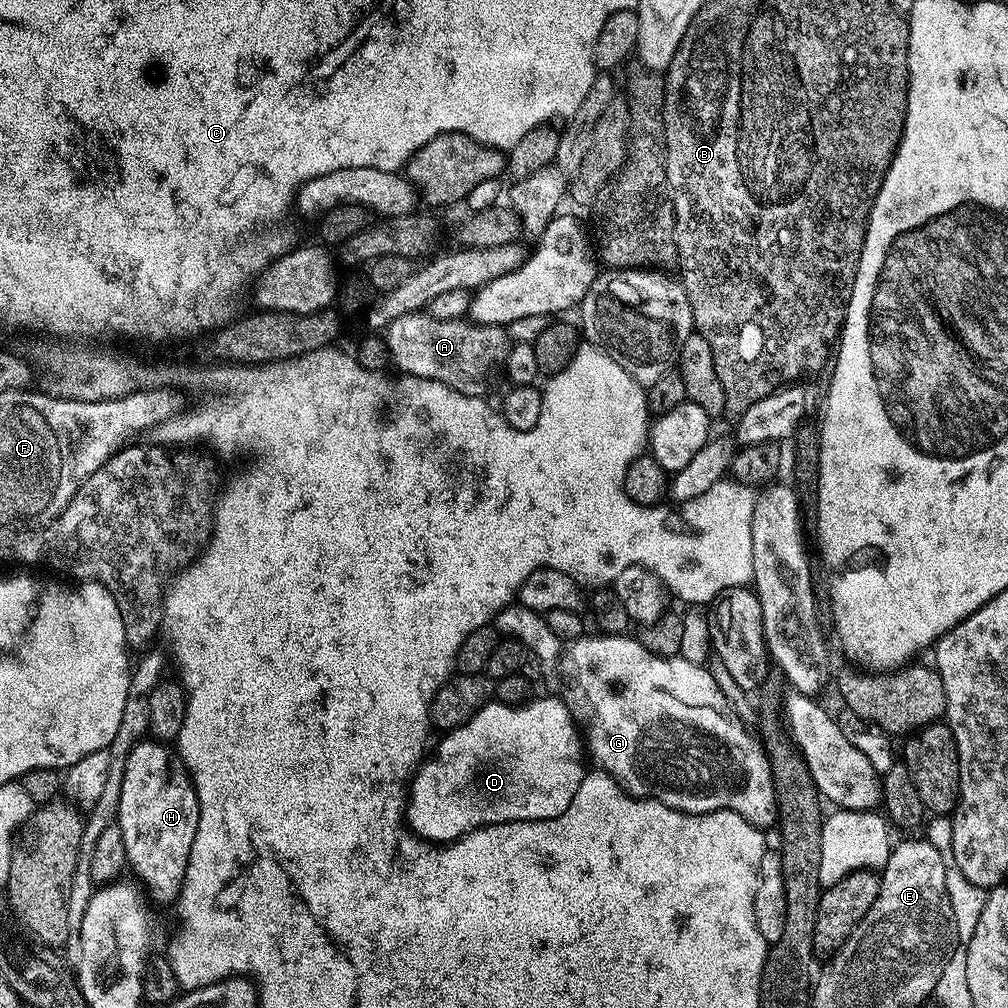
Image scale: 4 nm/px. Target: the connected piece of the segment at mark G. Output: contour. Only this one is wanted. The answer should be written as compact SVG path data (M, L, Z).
M513 602L507 604L494 621L494 627L501 637L511 638L519 641L525 649L536 655L540 668L544 671L544 680L548 683L547 691L551 695L563 700L564 705L570 710L573 720L582 729L583 739L586 741L586 752L589 757L597 760L599 767L608 775L613 776L624 789L631 792L637 798L651 798L662 802L667 808L677 808L679 812L689 812L697 816L703 812L721 812L722 809L742 814L746 822L761 830L768 830L768 827L777 823L776 795L774 794L774 782L772 781L772 767L768 761L768 755L758 740L754 740L747 732L745 721L740 719L733 708L728 705L728 699L718 690L718 682L709 674L707 667L691 664L680 655L672 657L661 657L658 654L646 650L640 644L639 639L631 635L605 636L603 634L585 634L577 640L559 640L550 630L547 619L541 613L527 608L525 604Z

